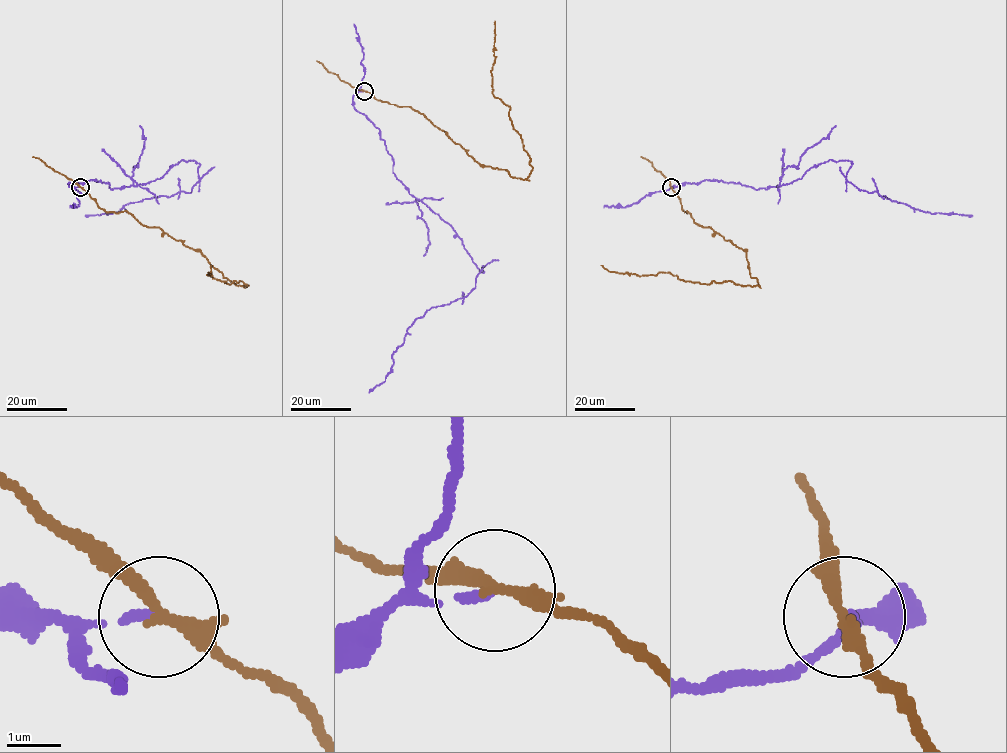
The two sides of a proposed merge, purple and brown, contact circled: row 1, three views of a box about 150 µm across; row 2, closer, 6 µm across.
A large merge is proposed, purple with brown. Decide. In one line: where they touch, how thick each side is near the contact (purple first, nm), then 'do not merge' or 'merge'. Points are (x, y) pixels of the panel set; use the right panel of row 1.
place (671, 187); calibres 160 and 260 nm; do not merge

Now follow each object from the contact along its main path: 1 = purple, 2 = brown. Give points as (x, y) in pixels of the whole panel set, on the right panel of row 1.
1: (671, 187), (709, 179), (766, 189), (830, 159), (848, 160), (846, 179), (860, 190), (933, 214), (972, 216)
2: (671, 187), (693, 221), (746, 252), (750, 276), (759, 285), (693, 282), (669, 273), (637, 276), (601, 265)

